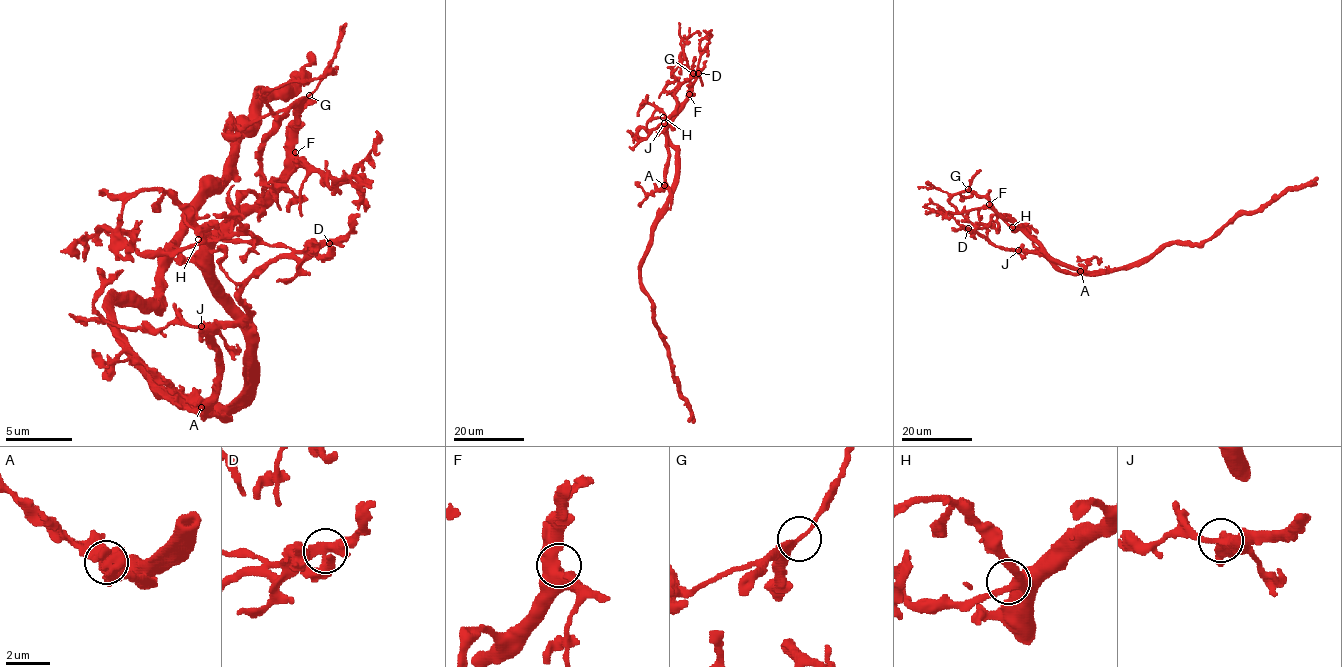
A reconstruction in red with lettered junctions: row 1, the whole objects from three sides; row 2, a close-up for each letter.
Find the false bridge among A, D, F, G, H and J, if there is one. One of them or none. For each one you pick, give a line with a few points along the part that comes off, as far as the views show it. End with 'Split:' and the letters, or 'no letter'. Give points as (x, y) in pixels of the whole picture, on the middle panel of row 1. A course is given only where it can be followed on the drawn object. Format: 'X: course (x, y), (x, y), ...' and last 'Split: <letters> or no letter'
D: course (698, 73), (675, 94), (677, 108), (666, 125), (665, 184), (648, 193), (635, 182)
Split: D

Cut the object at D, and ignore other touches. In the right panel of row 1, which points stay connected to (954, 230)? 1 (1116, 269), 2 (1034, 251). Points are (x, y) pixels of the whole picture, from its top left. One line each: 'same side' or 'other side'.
1: same side
2: other side

